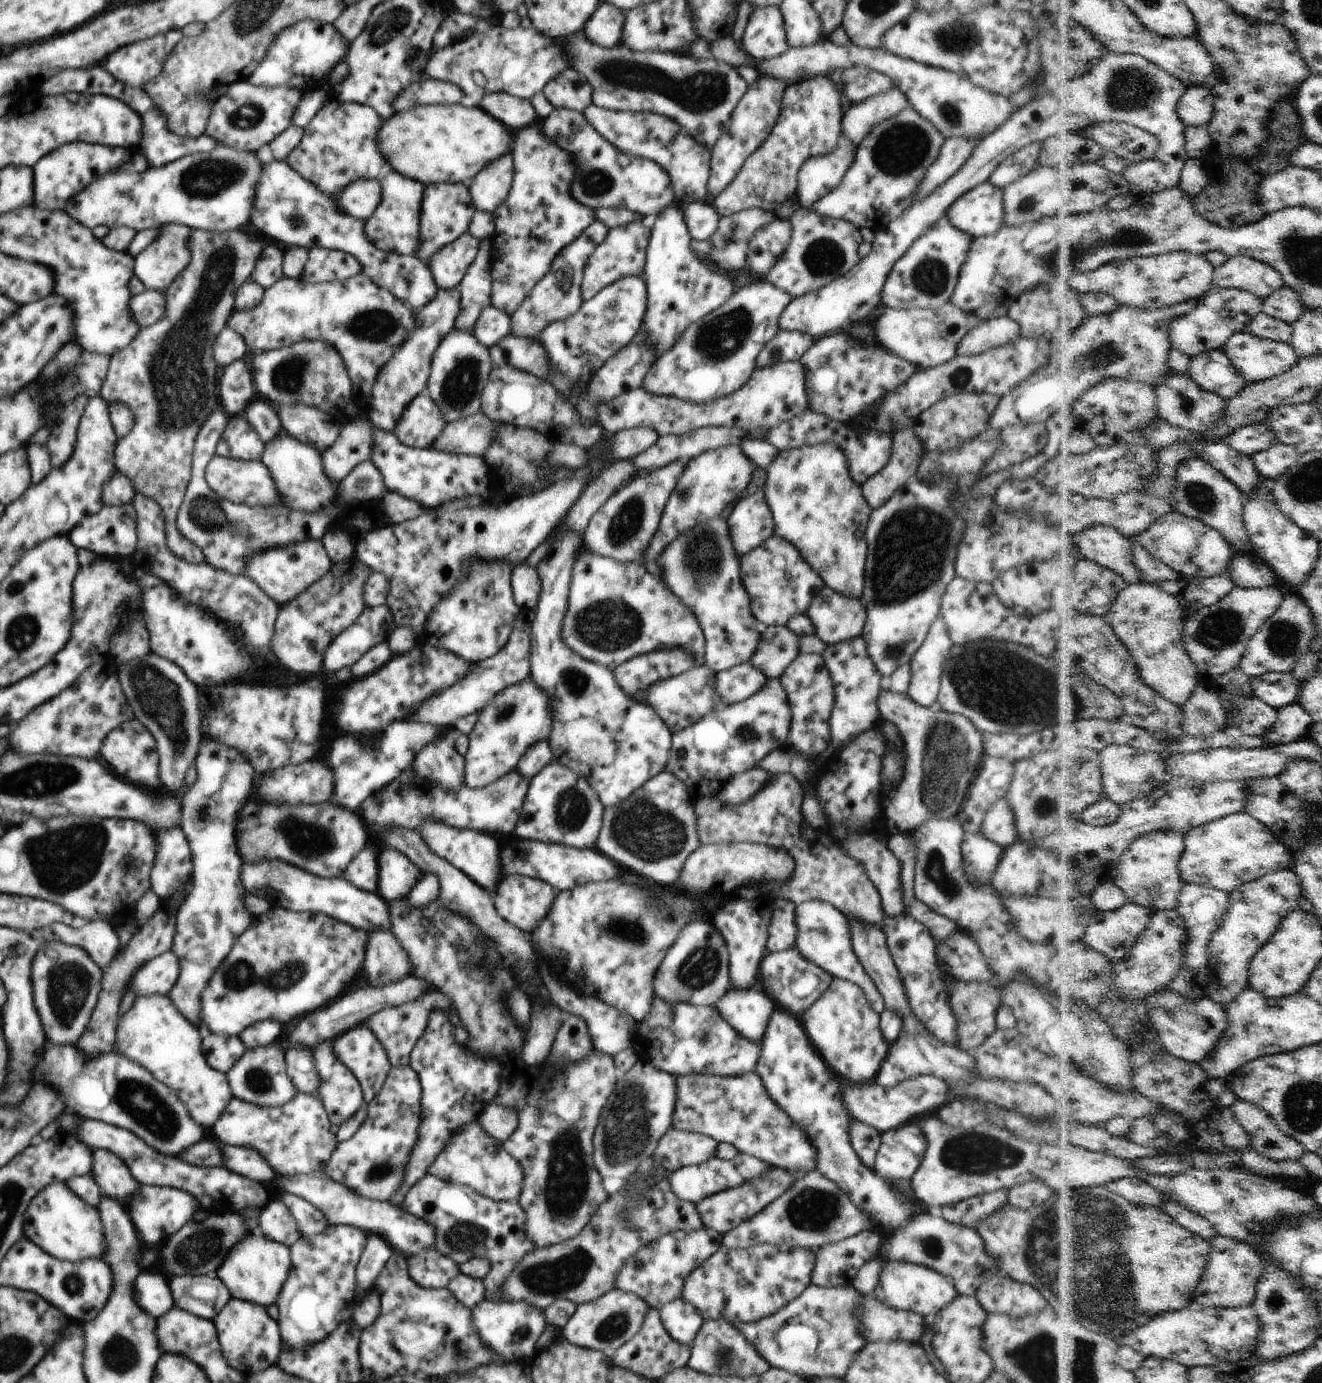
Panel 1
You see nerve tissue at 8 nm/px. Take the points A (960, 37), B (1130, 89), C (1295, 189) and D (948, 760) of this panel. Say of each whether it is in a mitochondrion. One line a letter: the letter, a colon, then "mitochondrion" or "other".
A: mitochondrion
B: mitochondrion
C: other
D: mitochondrion

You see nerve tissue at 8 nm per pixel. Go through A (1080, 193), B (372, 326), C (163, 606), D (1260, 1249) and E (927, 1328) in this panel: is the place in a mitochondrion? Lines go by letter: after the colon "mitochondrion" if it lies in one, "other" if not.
A: other
B: mitochondrion
C: other
D: other
E: other

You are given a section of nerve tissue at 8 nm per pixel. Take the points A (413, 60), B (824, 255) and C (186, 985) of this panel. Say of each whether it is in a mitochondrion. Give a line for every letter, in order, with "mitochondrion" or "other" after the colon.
A: mitochondrion
B: mitochondrion
C: mitochondrion

